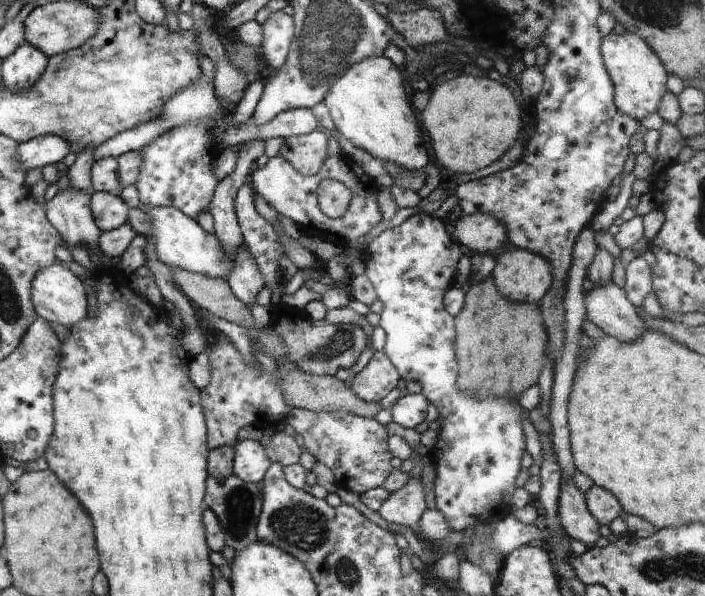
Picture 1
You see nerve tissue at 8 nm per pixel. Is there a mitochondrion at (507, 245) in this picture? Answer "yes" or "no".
no

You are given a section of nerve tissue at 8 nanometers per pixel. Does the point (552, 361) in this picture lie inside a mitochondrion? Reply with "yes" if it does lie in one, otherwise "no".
no

